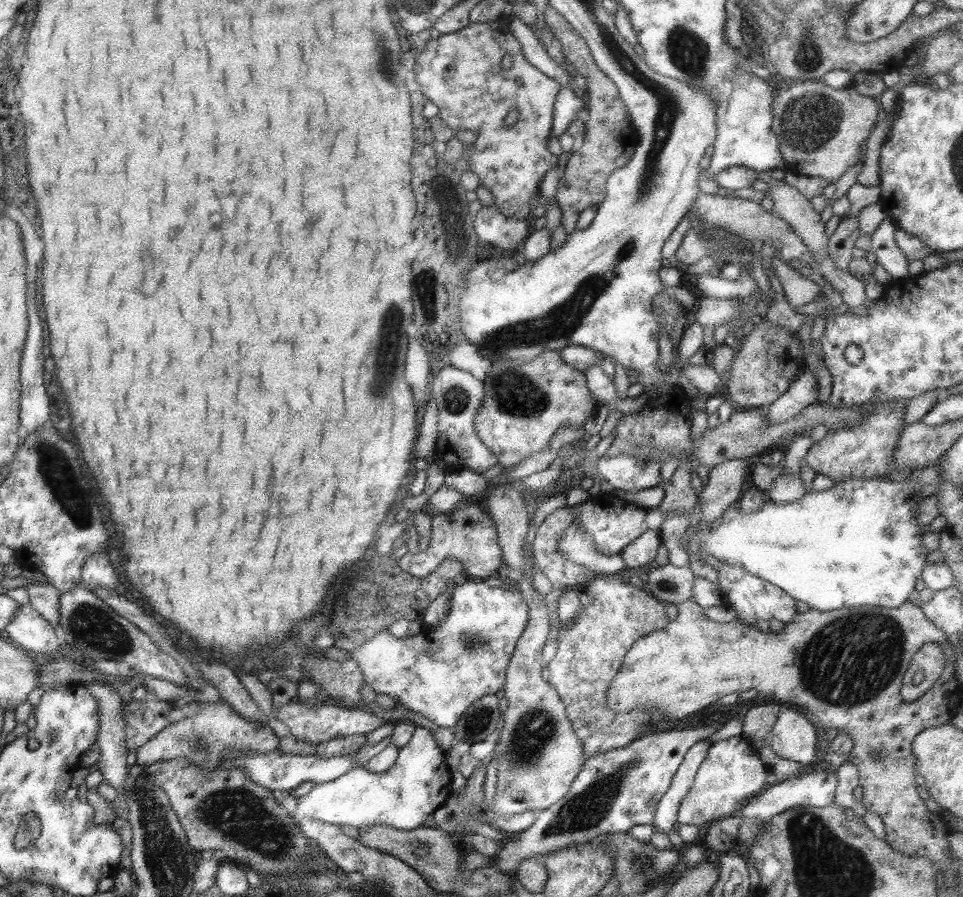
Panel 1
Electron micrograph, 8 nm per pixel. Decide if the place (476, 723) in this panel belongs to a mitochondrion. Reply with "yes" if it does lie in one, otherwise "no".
yes

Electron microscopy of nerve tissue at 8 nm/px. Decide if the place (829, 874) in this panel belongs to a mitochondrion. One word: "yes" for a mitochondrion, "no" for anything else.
yes

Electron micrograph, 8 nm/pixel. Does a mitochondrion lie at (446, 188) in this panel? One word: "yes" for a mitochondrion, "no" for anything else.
no

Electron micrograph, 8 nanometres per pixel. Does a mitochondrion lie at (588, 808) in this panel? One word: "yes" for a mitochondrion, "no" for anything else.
yes

